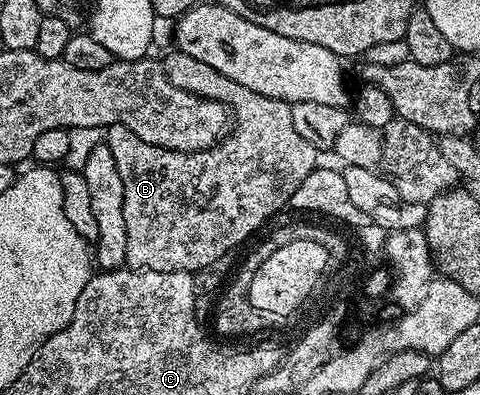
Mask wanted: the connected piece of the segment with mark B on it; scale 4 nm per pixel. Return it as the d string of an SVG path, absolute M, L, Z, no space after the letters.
M170 51L166 57L163 57L163 64L167 79L171 79L171 83L175 83L175 87L183 87L183 91L218 101L227 106L231 114L229 135L218 141L216 145L212 145L210 149L200 149L194 153L171 151L158 145L143 143L143 139L139 139L139 135L135 135L135 131L127 131L127 127L122 125L108 126L103 141L109 146L111 155L115 159L115 168L119 171L119 179L123 179L123 219L127 223L127 259L125 265L131 269L150 269L160 273L194 274L198 269L207 267L207 263L219 259L219 255L233 253L236 250L236 245L243 244L268 217L273 217L281 208L286 208L289 205L291 195L295 195L295 187L299 187L299 183L303 183L303 179L307 179L307 175L311 175L311 171L318 168L319 150L311 143L307 143L307 139L302 139L299 131L295 131L295 123L291 120L291 105L288 101L259 95L259 91L251 91L251 87L243 87L243 83L235 83L235 79L227 79L227 75L219 75L219 71L215 71L215 67L207 67L207 63L202 63L200 59L194 59L191 55Z

